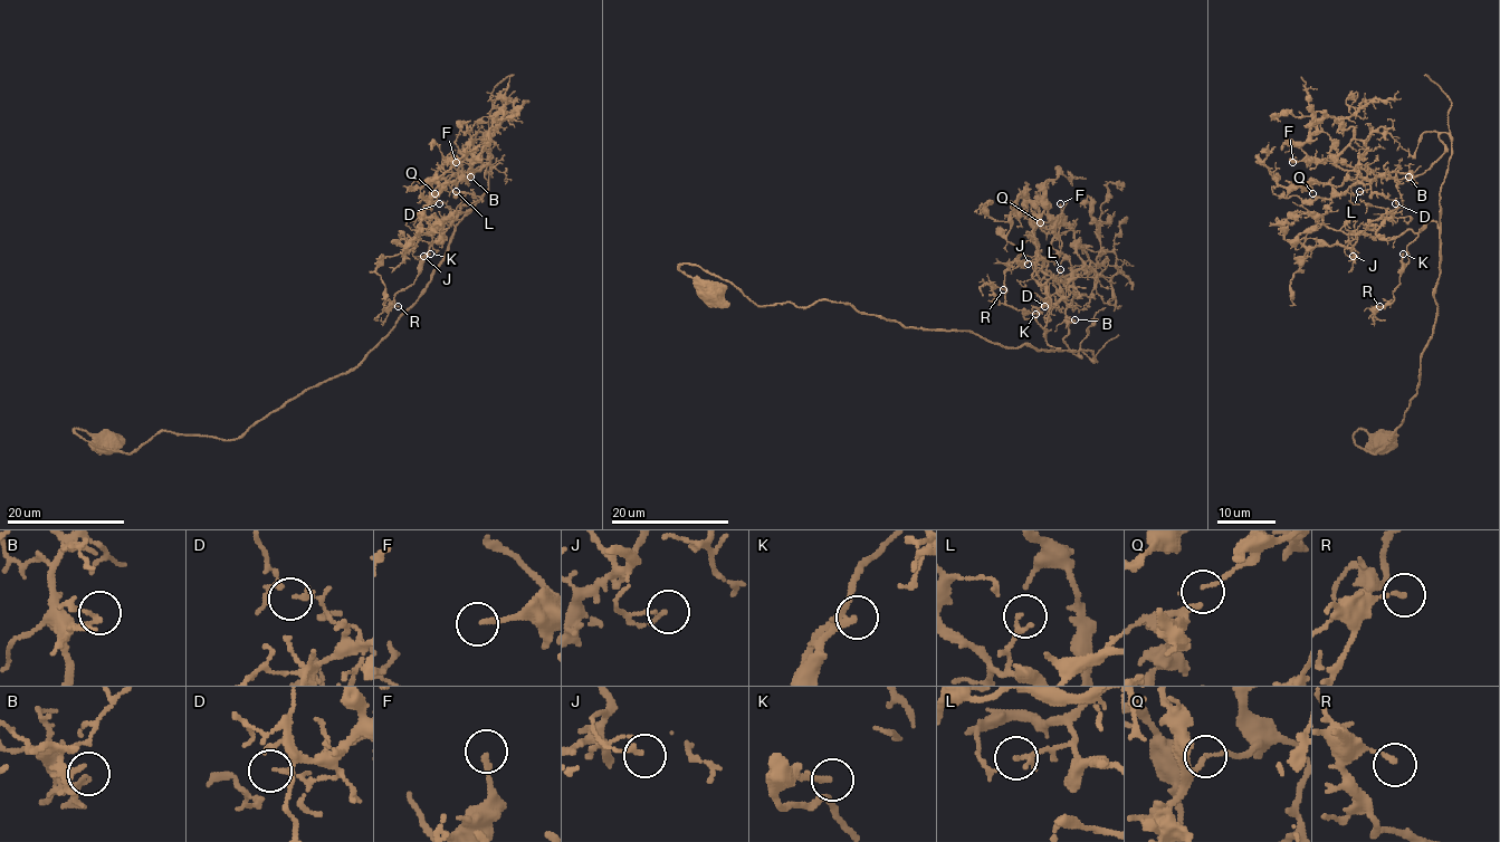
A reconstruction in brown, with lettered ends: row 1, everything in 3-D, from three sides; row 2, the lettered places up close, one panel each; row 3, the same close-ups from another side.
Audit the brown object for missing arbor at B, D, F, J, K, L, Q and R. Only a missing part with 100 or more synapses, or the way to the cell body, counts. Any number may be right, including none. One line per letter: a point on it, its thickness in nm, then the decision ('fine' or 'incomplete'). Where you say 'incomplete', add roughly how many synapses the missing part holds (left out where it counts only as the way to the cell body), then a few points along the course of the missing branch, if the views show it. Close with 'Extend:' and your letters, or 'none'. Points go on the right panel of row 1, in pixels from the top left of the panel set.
B: (1408, 176) | 100 nm | fine
D: (1395, 203) | 80 nm | fine
F: (1292, 162) | 150 nm | fine
J: (1353, 256) | 140 nm | fine
K: (1403, 254) | 240 nm | incomplete | 350 syn | (1403, 254), (1378, 264), (1369, 279), (1338, 266), (1340, 277), (1328, 268), (1269, 292), (1258, 309), (1292, 341)
L: (1359, 191) | 160 nm | fine
Q: (1312, 193) | 110 nm | fine
R: (1379, 306) | 140 nm | fine
Extend: K

